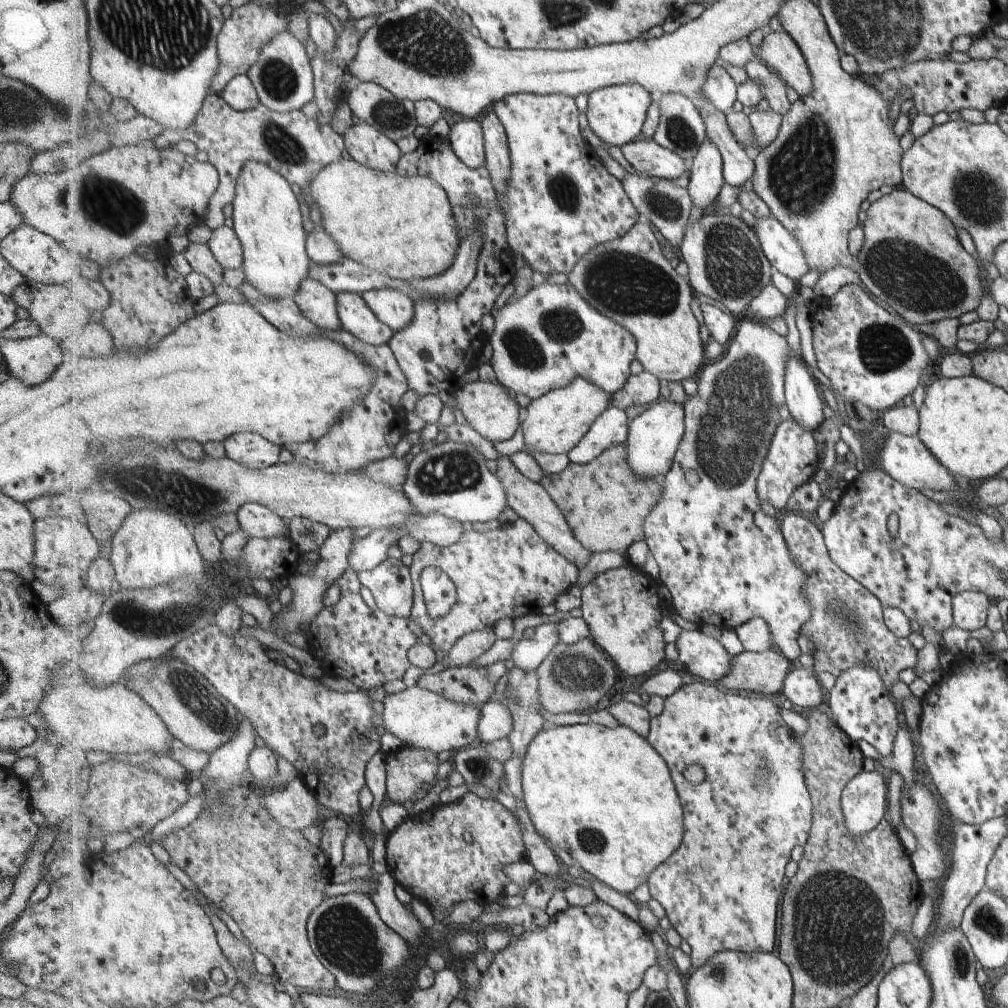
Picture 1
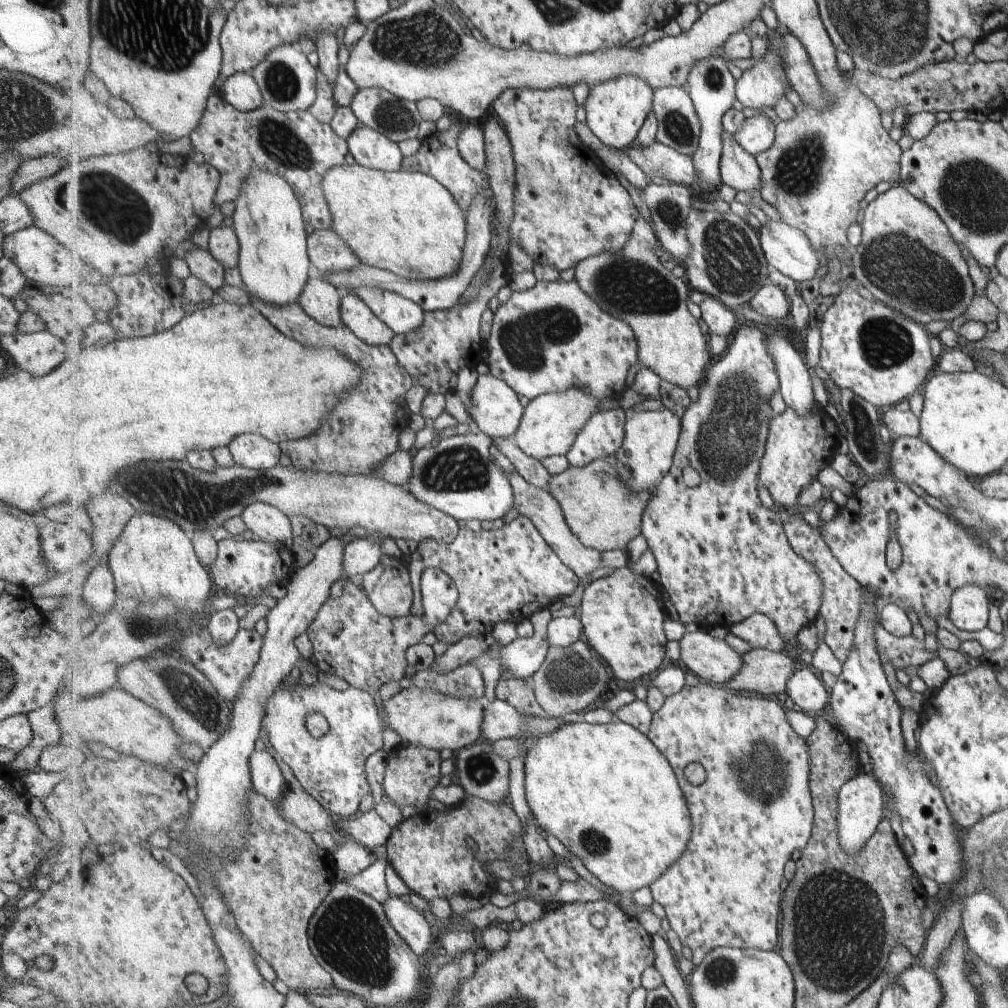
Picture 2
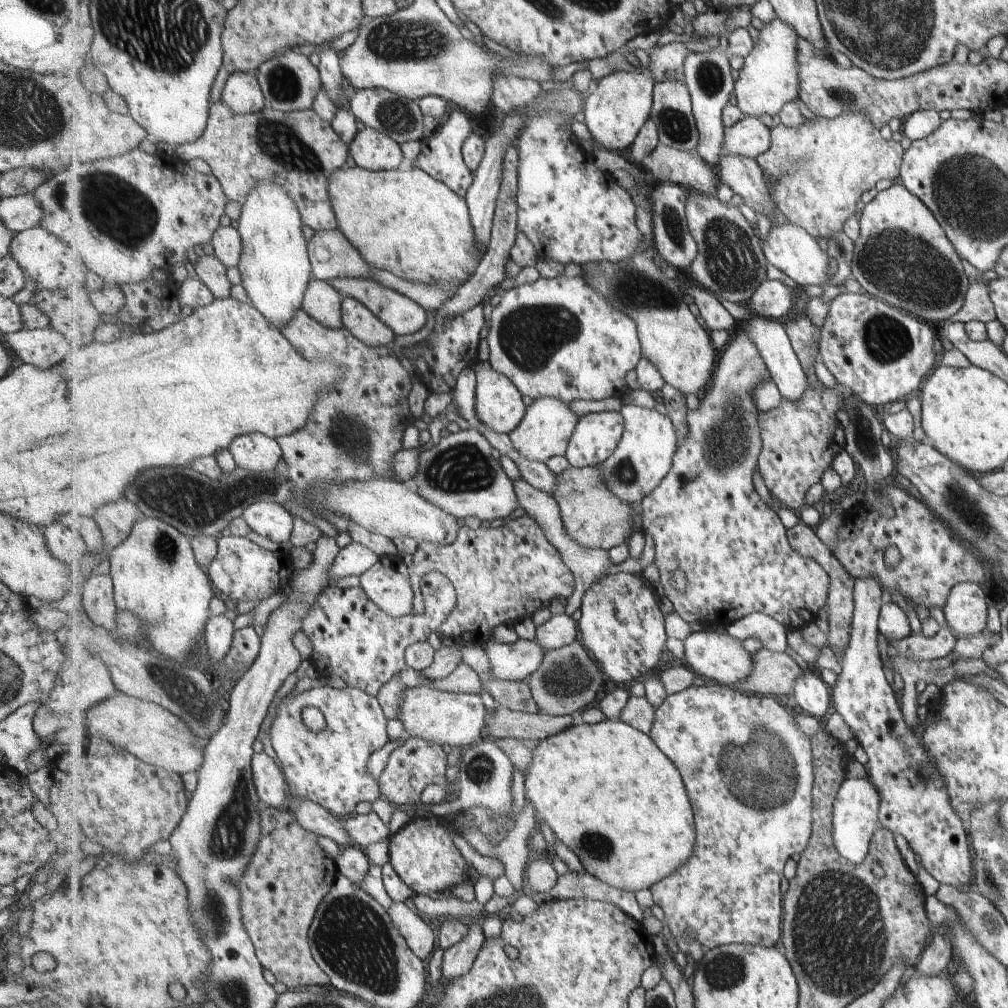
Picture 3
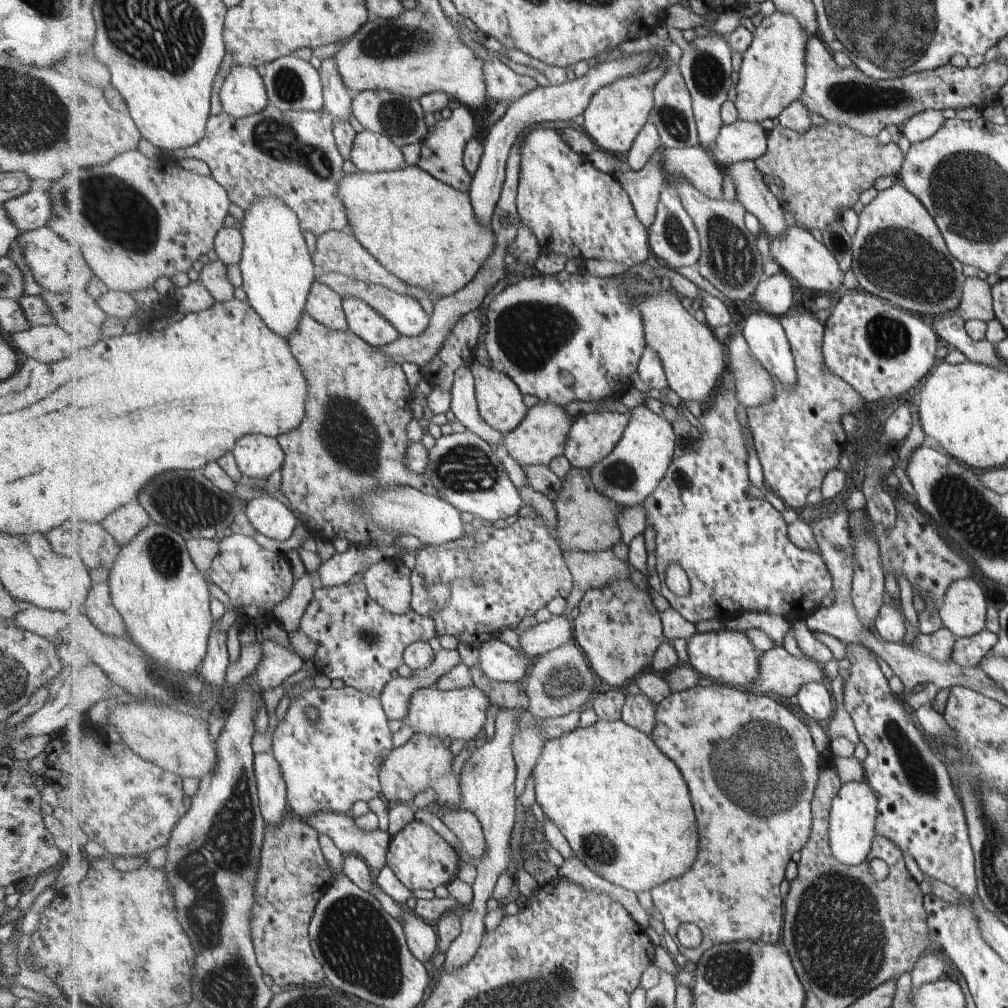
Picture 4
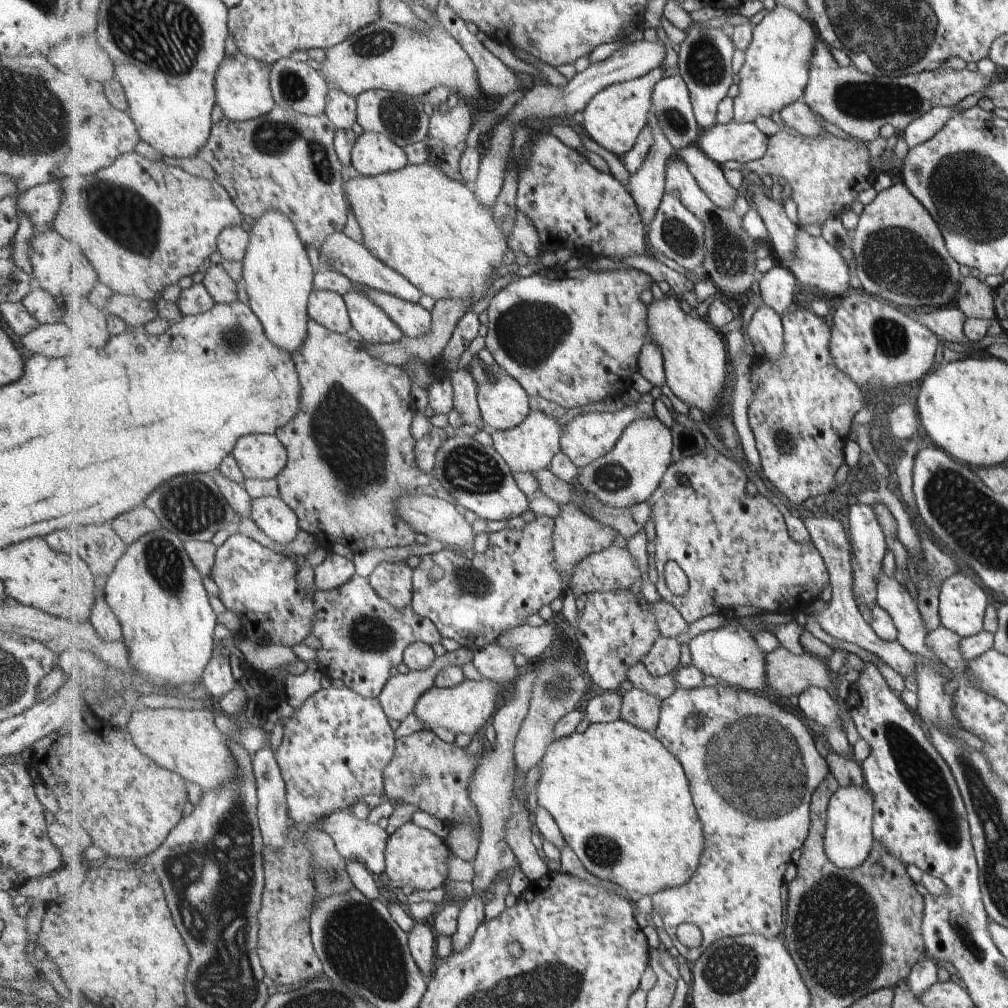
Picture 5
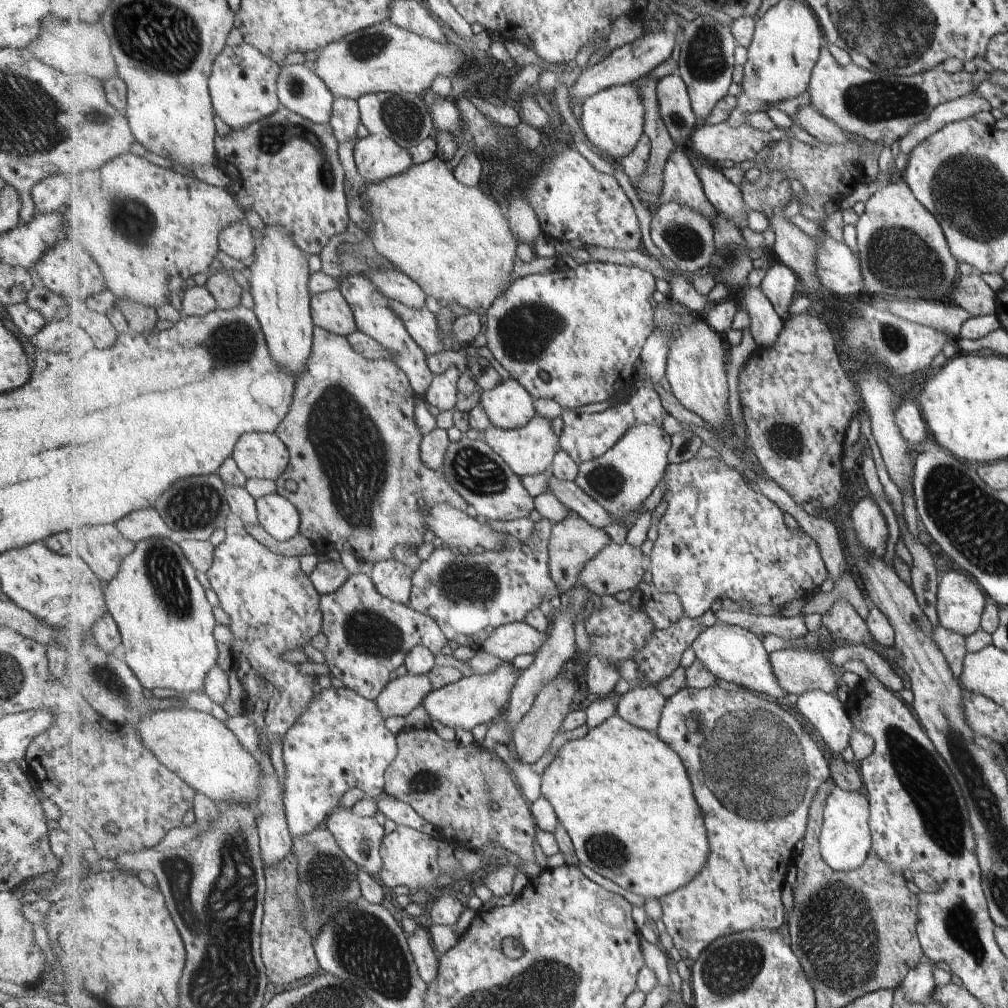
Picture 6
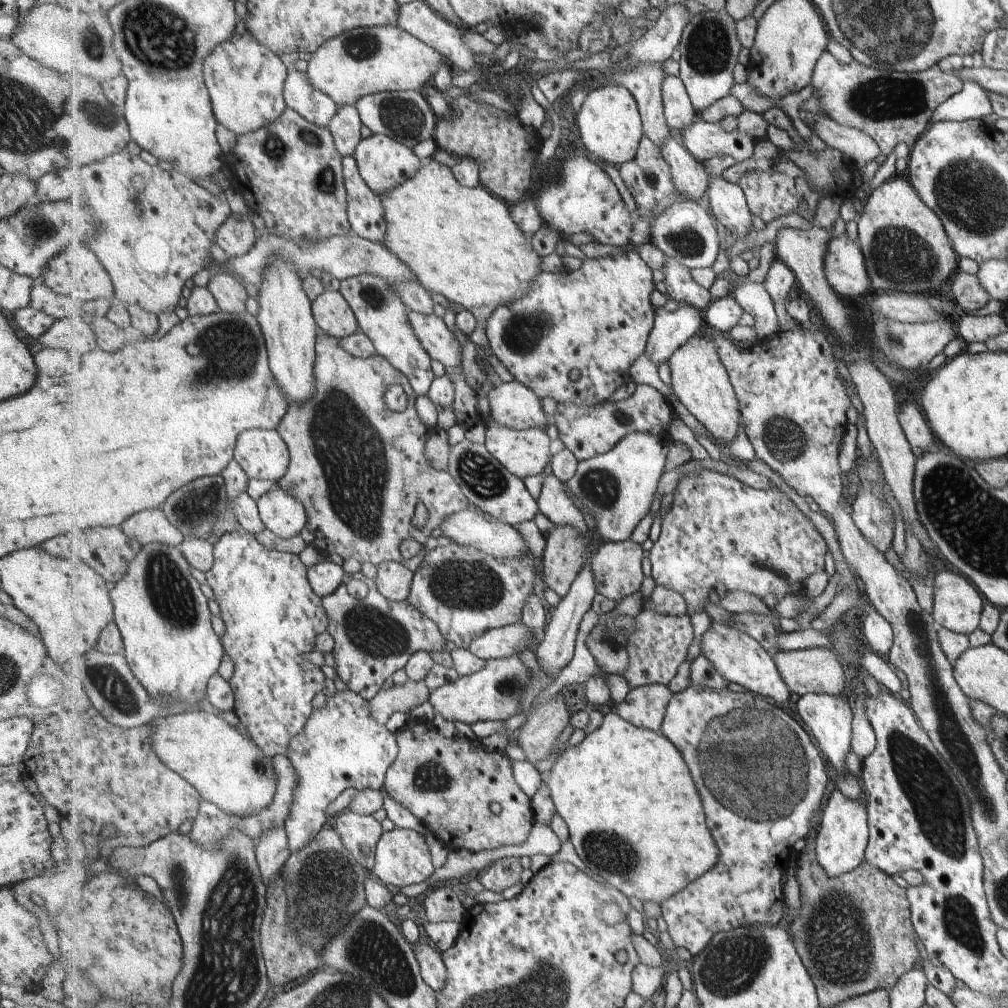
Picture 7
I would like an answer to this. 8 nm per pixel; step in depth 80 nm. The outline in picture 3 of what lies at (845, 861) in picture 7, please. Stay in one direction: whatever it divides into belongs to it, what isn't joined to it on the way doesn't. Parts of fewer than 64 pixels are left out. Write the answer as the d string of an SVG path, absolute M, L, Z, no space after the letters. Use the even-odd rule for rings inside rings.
M869 778L846 779L837 796L833 812L833 840L837 851L853 864L861 864L869 856L871 842L880 830L881 796Z

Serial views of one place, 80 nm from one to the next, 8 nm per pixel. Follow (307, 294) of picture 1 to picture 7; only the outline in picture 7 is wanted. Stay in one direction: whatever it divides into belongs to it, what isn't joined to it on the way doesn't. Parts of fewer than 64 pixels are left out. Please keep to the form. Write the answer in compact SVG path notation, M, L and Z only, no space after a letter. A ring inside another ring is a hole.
M327 288L312 302L319 329L337 339L355 334L360 326L348 299L338 290Z

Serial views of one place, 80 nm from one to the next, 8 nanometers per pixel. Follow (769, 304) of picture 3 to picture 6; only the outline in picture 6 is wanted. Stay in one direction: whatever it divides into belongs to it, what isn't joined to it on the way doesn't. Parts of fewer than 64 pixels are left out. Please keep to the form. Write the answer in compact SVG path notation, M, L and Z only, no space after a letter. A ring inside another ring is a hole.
M785 263L774 264L766 271L761 281L763 292L773 303L777 314L784 322L790 317L789 306L797 296L799 278L792 268Z

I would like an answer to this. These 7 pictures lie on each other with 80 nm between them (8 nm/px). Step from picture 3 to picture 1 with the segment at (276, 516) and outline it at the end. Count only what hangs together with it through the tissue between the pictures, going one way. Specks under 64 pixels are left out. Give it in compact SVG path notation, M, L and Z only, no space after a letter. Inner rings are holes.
M247 503L238 510L241 530L250 538L273 538L288 534L288 521L261 503Z

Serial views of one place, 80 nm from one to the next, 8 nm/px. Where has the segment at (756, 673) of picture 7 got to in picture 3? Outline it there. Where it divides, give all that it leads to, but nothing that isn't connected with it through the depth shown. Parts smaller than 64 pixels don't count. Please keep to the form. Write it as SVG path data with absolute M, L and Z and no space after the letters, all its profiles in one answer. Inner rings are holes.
M708 628L694 632L684 640L684 660L697 676L706 681L720 683L721 685L737 685L747 680L753 674L754 654L751 654L741 645L739 638L725 632L717 634Z

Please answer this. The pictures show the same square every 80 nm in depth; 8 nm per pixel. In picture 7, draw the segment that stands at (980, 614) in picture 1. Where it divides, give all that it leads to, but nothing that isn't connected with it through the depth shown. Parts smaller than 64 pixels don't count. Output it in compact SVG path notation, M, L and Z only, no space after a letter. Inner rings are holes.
M949 570L935 572L932 593L932 609L930 613L940 627L962 635L970 635L975 632L977 622L980 622L981 604L985 603L981 602L977 590L963 576Z

